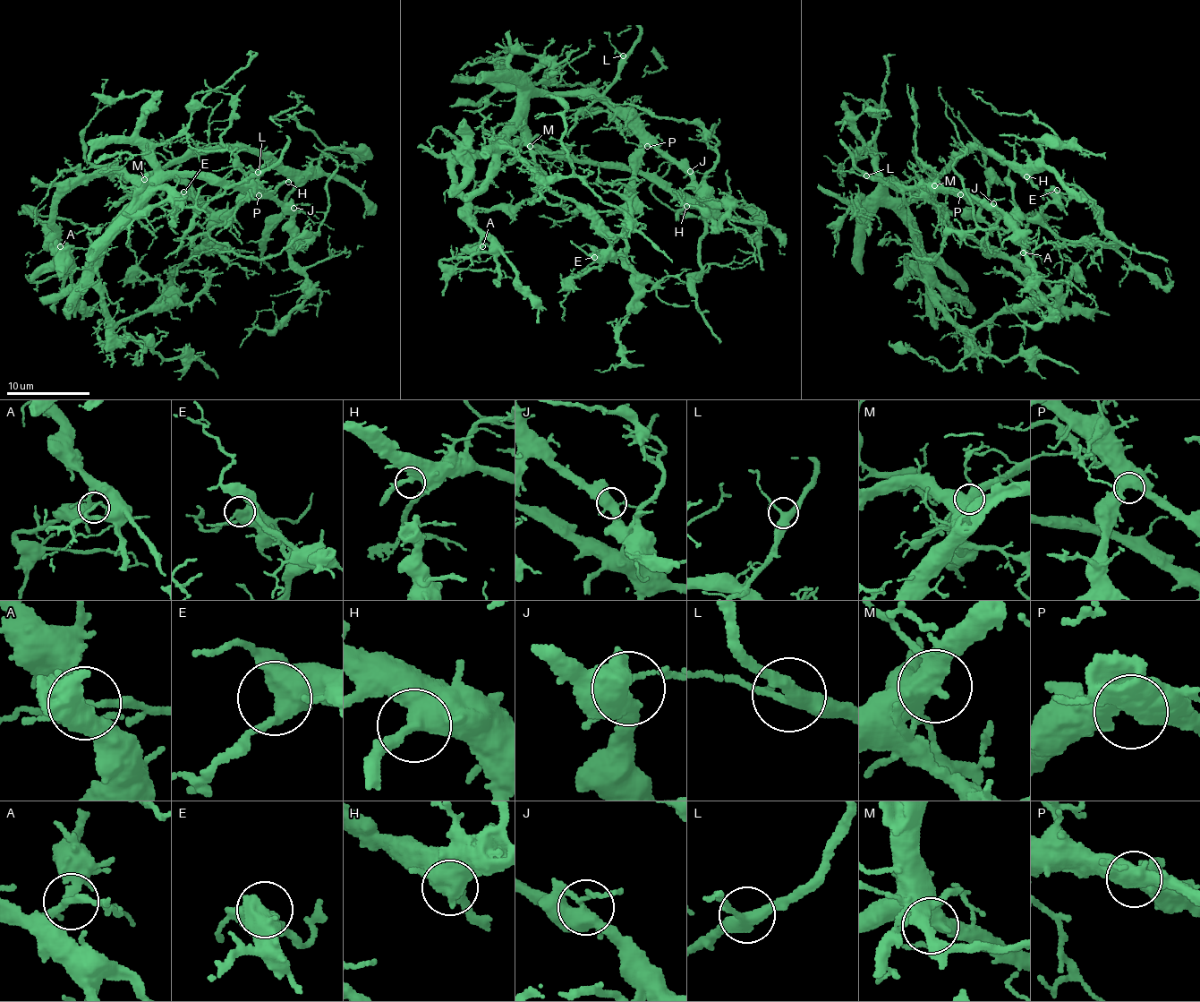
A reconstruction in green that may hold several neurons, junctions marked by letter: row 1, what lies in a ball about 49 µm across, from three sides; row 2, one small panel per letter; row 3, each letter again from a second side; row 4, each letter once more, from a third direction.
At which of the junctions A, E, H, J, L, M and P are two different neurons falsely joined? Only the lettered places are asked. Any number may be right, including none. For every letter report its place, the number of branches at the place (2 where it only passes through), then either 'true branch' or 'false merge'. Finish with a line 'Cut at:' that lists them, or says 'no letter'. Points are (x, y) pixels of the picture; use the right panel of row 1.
A: at (1023, 252); 4 branches meet; true branch
E: at (1057, 190); 3 branches meet; true branch
H: at (1026, 176); 2 branches meet; true branch
J: at (993, 203); 4 branches meet; true branch
L: at (866, 175); 4 branches meet; true branch
M: at (934, 185); 3 branches meet; true branch
P: at (960, 194); 2 branches meet; true branch
Cut at: no letter

